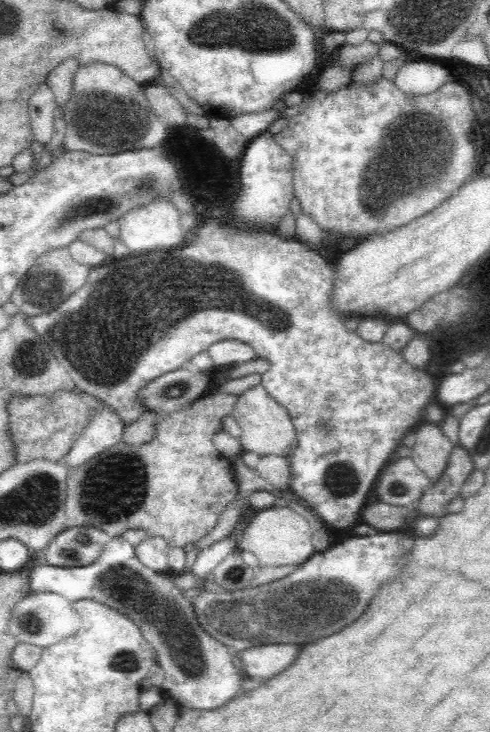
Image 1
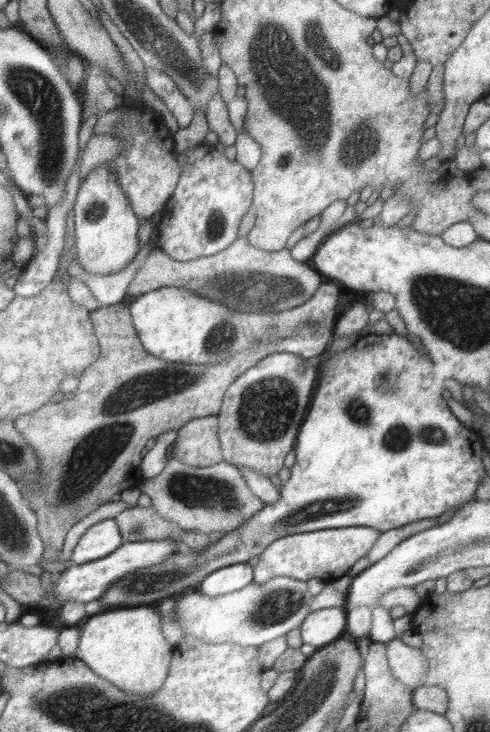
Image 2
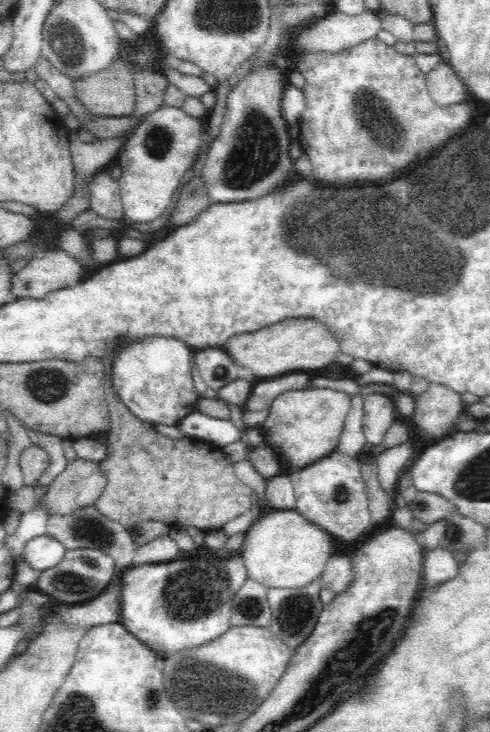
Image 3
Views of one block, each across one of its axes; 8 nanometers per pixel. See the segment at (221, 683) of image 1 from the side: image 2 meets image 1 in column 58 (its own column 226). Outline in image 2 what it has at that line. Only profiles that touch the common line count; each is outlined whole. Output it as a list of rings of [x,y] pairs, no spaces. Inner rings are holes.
[[[236,563],[211,572],[198,586],[204,596],[224,596],[253,582],[249,563]]]

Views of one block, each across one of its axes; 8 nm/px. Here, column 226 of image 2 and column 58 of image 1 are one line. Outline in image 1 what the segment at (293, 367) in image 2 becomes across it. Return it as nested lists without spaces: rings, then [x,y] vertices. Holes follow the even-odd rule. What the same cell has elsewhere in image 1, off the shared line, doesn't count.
[[[60,389],[51,397],[12,395],[7,402],[7,412],[9,413],[9,434],[16,447],[15,464],[24,464],[36,459],[63,462],[88,424],[90,414],[105,405],[104,401],[86,391],[74,393],[74,391]]]

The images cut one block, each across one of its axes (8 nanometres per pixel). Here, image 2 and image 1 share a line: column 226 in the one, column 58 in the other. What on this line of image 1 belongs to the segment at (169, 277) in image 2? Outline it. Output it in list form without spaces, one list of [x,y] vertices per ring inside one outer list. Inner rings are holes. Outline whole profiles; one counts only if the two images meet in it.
[[[60,248],[40,255],[35,264],[20,279],[18,286],[14,289],[11,302],[18,307],[19,313],[27,317],[47,314],[55,310],[65,302],[68,296],[72,296],[79,288],[86,284],[91,267],[78,264],[72,260],[68,248]]]

